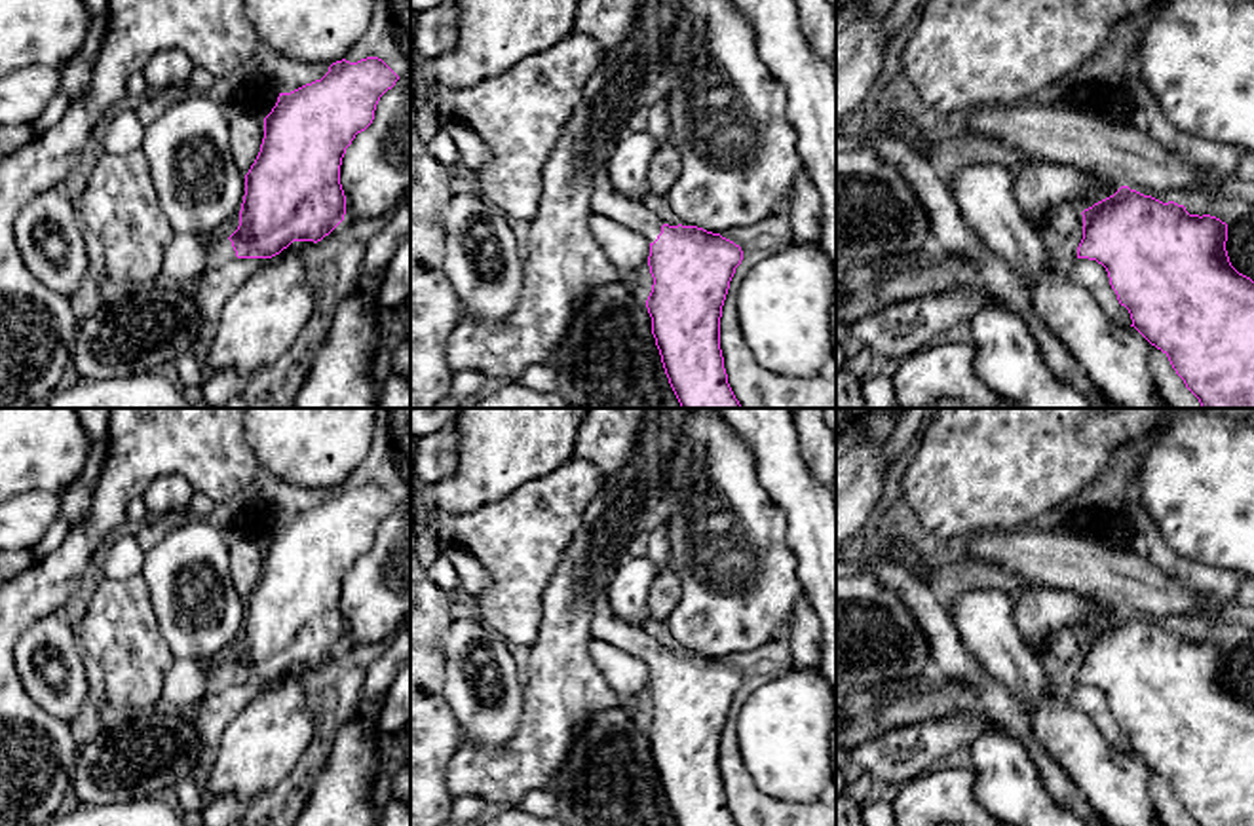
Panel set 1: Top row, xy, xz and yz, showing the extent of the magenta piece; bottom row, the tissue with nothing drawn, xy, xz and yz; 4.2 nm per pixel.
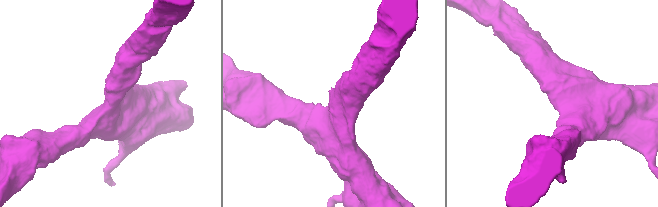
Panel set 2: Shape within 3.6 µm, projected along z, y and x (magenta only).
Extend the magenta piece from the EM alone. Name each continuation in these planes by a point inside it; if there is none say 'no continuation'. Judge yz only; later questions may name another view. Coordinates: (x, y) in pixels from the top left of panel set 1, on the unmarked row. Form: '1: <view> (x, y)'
no continuation

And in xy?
1: xy (219, 675)

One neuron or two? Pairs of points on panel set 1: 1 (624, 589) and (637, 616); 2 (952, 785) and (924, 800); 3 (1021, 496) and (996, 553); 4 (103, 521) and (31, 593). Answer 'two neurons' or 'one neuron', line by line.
1: one neuron
2: one neuron
3: two neurons
4: one neuron

